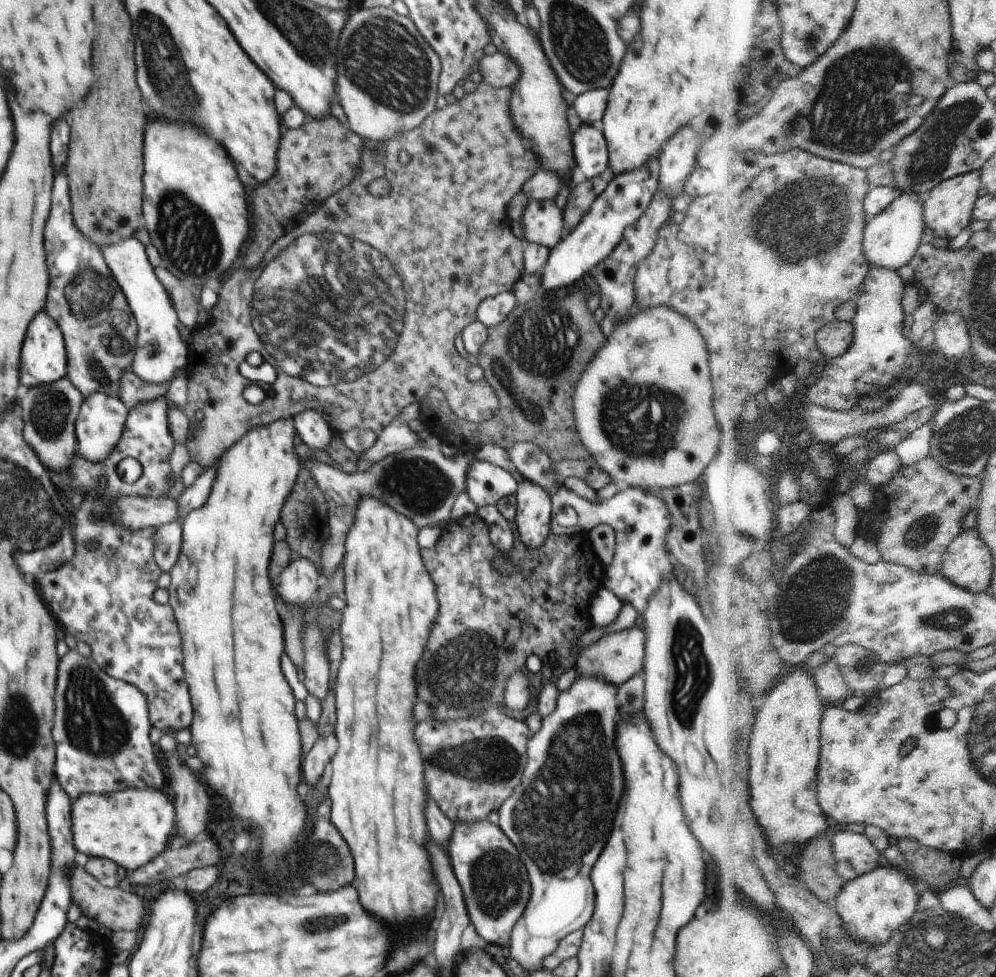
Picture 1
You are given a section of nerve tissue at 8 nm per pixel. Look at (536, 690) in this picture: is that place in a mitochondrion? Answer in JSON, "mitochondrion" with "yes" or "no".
{"mitochondrion":"no"}

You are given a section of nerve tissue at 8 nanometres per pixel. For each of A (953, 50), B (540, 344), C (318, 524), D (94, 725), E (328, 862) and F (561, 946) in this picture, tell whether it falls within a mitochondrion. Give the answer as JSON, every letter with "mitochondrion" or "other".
{"A":"other","B":"mitochondrion","C":"other","D":"mitochondrion","E":"mitochondrion","F":"other"}

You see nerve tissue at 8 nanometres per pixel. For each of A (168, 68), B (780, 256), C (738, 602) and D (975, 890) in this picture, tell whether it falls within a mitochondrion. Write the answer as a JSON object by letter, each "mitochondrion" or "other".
{"A":"mitochondrion","B":"mitochondrion","C":"other","D":"other"}

